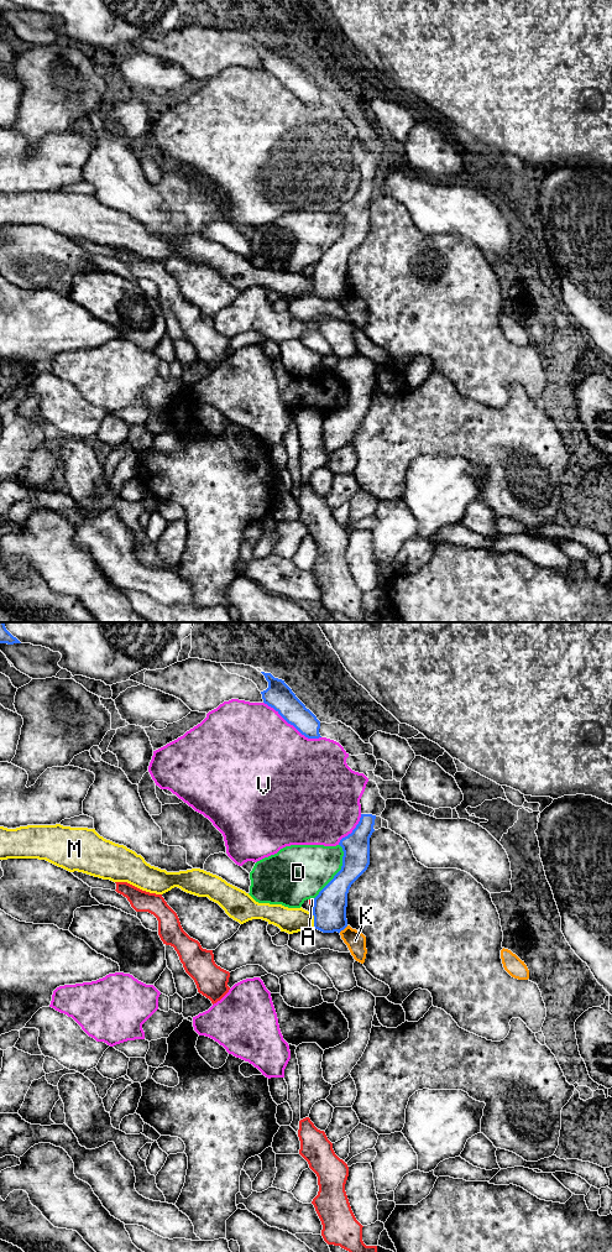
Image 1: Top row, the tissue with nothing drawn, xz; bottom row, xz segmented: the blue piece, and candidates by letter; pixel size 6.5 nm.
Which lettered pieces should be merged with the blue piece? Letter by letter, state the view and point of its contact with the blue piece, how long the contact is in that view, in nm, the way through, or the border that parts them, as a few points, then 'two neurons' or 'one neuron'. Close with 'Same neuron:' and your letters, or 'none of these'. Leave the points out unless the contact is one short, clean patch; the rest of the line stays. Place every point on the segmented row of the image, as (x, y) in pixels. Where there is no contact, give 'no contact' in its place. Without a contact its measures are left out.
A: contact xz (314, 902); length 60 nm; border xz (314, 898), (313, 906); two neurons
D: contact xz (339, 871); length 400 nm; two neurons
K: contact xz (343, 929); length 80 nm; border xz (348, 926), (339, 932); two neurons
M: contact xz (314, 921); length 120 nm; border xz (310, 912), (315, 928); two neurons
V: contact xz (292, 724); length 440 nm; two neurons
Same neuron: none of these

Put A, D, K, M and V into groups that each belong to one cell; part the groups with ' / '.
A / D / K / M / V

